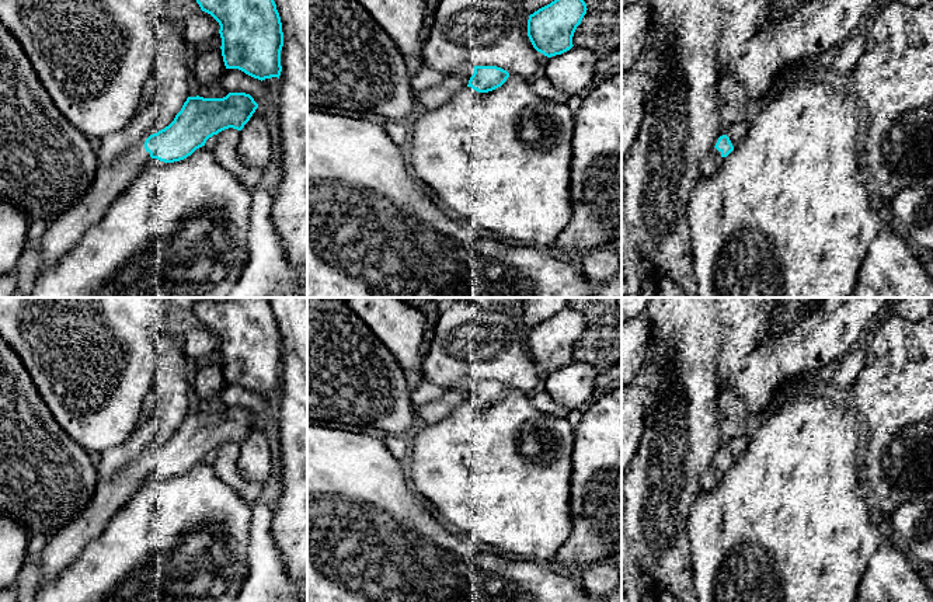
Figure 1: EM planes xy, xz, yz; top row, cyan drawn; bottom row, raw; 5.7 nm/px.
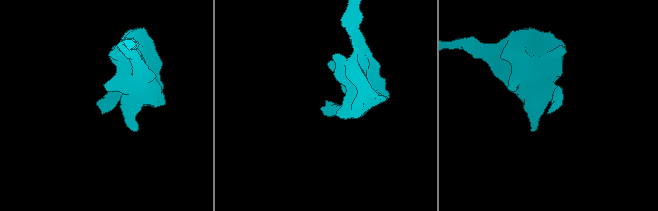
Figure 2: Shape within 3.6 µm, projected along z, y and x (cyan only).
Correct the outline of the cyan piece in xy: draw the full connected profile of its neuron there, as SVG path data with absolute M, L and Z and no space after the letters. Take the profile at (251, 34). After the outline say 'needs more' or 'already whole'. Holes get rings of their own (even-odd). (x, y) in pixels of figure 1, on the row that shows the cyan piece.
M196 0L220 25L226 69L265 80L281 76L283 32L274 0Z | already whole

